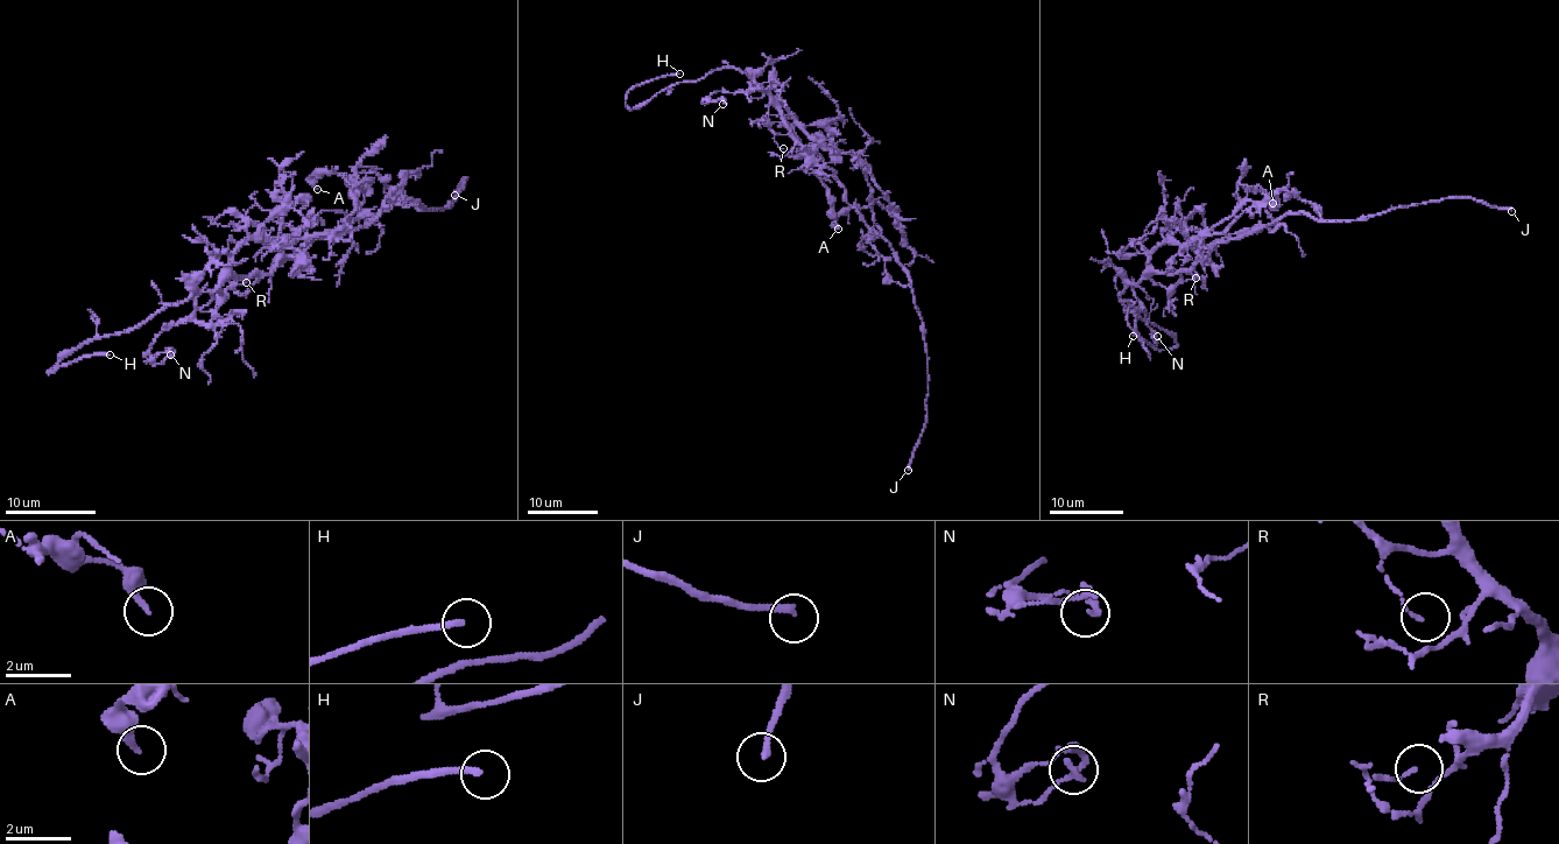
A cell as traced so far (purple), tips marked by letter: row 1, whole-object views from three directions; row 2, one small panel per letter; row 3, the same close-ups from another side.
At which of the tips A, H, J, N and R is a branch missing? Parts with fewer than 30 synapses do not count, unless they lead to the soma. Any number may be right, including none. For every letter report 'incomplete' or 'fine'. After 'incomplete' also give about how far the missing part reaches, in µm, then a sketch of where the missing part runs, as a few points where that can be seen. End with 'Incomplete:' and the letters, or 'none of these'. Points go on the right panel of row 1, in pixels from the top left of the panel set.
A: fine
H: incomplete; about 20 µm are missing; missing branch runs (1133, 336), (1102, 330), (1044, 290)
J: incomplete; about 140 µm are missing
N: fine
R: fine
Incomplete: H, J

